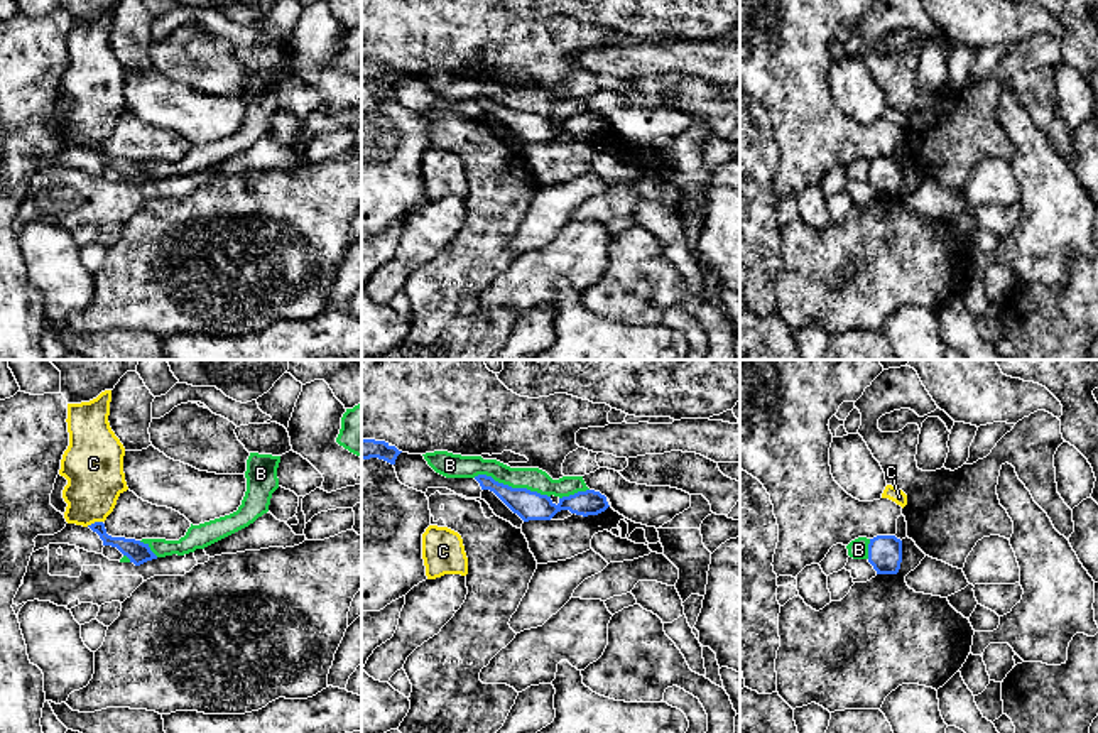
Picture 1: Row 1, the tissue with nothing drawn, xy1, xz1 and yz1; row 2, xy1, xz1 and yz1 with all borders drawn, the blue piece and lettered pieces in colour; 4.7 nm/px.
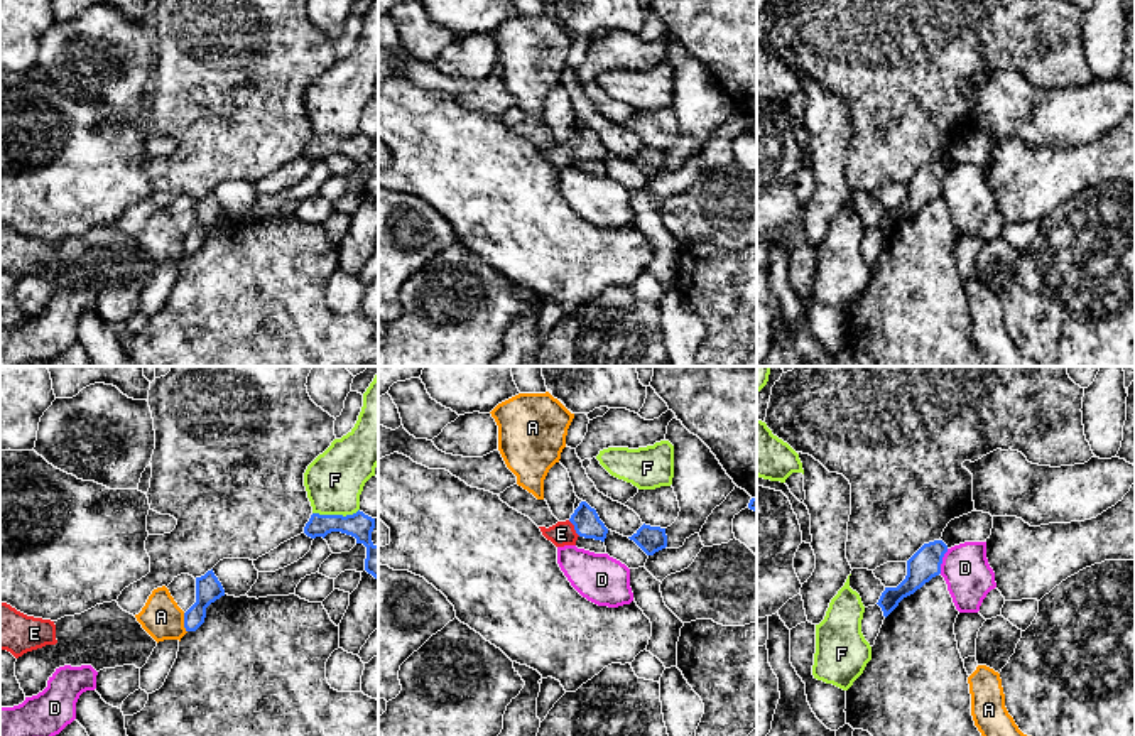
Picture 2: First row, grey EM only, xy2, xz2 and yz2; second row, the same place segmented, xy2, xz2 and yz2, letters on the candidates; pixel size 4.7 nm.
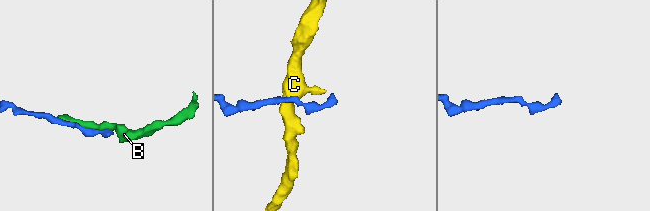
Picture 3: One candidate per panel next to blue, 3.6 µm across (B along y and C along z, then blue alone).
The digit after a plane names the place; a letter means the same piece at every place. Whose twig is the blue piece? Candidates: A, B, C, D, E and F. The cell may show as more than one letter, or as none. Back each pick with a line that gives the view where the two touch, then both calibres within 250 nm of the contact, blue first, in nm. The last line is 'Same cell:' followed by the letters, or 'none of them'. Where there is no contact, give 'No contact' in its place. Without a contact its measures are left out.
E: Touches blue in xz2. Thickness 130 nm (blue) against 120 nm
Same cell: E

